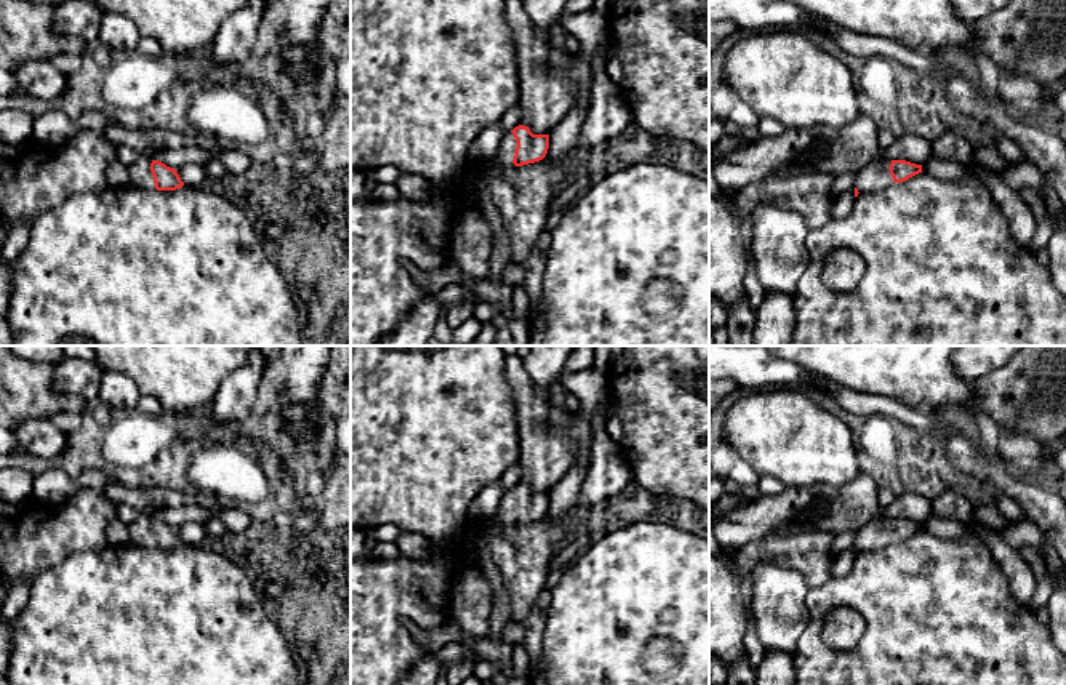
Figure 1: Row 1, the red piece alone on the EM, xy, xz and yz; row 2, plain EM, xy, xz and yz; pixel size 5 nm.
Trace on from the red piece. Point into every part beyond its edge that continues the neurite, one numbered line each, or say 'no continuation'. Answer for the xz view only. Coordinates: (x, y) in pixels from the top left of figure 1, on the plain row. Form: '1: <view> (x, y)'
1: xz (504, 514)

